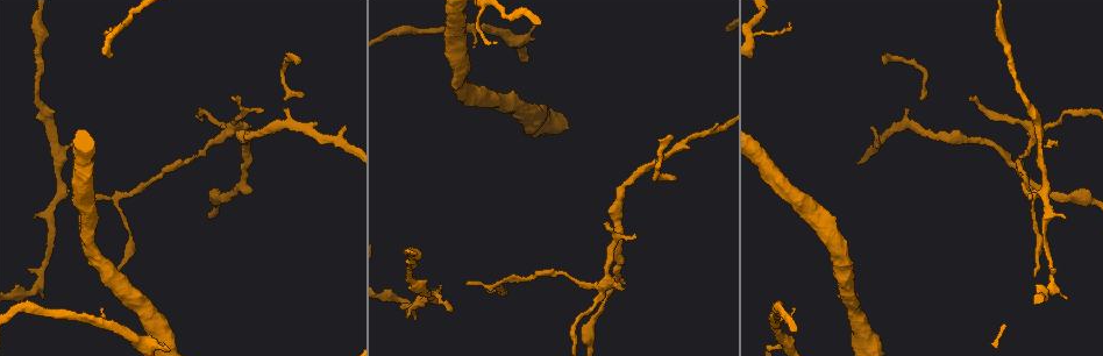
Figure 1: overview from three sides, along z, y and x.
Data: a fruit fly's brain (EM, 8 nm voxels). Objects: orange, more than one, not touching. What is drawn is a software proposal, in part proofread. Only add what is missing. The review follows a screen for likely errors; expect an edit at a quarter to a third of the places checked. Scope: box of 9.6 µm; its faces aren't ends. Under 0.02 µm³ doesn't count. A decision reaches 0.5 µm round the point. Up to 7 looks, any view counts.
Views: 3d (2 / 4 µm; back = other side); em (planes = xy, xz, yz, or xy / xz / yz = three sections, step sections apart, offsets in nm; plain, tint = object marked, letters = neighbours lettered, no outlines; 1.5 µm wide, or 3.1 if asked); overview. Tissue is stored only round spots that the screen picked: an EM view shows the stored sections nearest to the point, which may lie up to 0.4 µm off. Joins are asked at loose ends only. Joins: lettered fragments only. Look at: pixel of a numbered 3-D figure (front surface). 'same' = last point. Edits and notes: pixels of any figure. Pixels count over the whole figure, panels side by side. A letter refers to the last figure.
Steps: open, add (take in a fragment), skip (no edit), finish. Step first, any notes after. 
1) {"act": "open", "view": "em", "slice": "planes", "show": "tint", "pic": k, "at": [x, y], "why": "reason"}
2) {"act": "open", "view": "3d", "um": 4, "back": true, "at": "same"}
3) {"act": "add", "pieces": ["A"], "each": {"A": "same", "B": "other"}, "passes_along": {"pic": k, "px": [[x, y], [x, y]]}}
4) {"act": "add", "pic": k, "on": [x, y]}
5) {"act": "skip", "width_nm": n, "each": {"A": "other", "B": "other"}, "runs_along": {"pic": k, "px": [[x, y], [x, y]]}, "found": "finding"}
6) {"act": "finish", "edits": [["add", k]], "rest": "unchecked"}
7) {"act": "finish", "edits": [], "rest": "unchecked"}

{"act": "open", "view": "3d", "um": 4, "back": true, "pic": 1, "at": [789, 21], "why": "free end"}

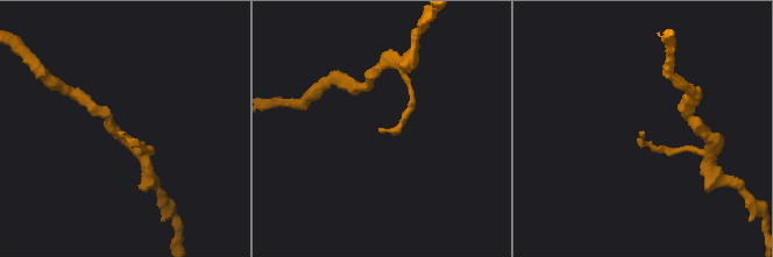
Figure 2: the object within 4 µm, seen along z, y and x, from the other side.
{"act": "open", "view": "em", "slice": "planes", "show": "letters", "pic": 2, "at": [384, 132]}

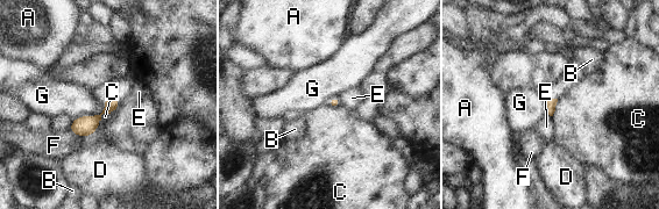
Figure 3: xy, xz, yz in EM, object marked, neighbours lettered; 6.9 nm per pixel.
{"act": "skip", "each": {"A": "other", "B": "other", "C": "other", "D": "other", "E": "other", "F": "other", "G": "other"}, "border": {"pic": 3, "px": [[558, 99], [552, 116]]}, "found": "none of them fits"}

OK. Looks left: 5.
{"act": "open", "view": "em", "slice": "yz", "step": 8, "show": "tint", "pic": 1, "at": [608, 223], "why": "free end"}

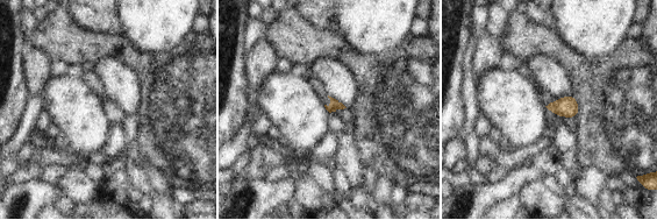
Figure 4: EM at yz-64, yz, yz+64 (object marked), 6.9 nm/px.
{"act": "open", "view": "em", "slice": "xz", "step": 4, "show": "letters", "at": "same", "why": "another direction"}

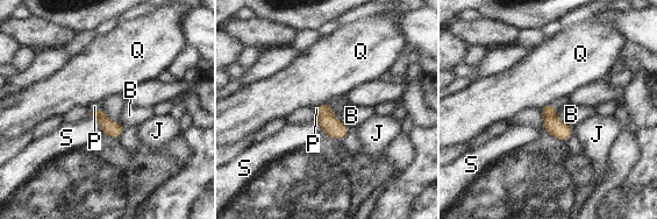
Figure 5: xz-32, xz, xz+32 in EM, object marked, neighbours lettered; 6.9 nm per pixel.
{"act": "add", "pieces": ["P"], "width_nm": 110, "each": {"B": "other", "J": "other", "P": "same", "Q": "other", "S": "other"}, "passes_along": {"pic": 5, "px": [[108, 127], [94, 111], [94, 106]]}, "found": "it goes on there"}

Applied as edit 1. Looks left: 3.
{"act": "open", "view": "3d", "um": 4, "pic": 1, "at": [33, 218], "why": "branch stops here"}

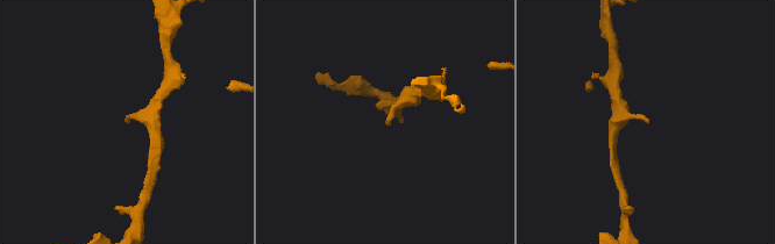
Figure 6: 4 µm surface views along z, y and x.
{"act": "open", "view": "em", "slice": "planes", "show": "tint", "pic": 6, "at": [646, 122], "why": "now the EM"}

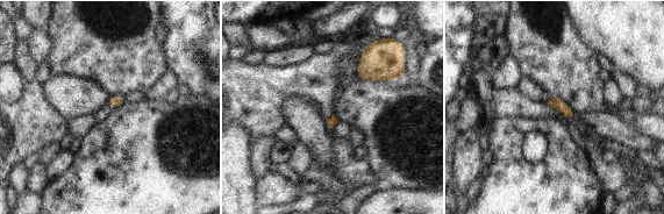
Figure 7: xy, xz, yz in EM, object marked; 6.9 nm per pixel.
{"act": "open", "view": "em", "slice": "planes", "show": "letters", "at": "same", "why": "what lies round it"}

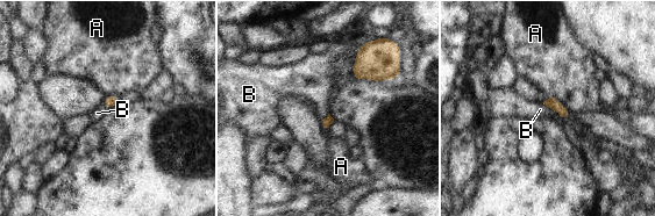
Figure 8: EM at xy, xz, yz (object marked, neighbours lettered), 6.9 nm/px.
{"act": "skip", "longest_contact_nm": ["A", 180], "each": {"A": "other", "B": "other"}, "found": "no lettered fragment goes on from it"}

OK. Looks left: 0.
{"act": "finish", "edits": [["add", 5]], "rest": "unchecked"}

